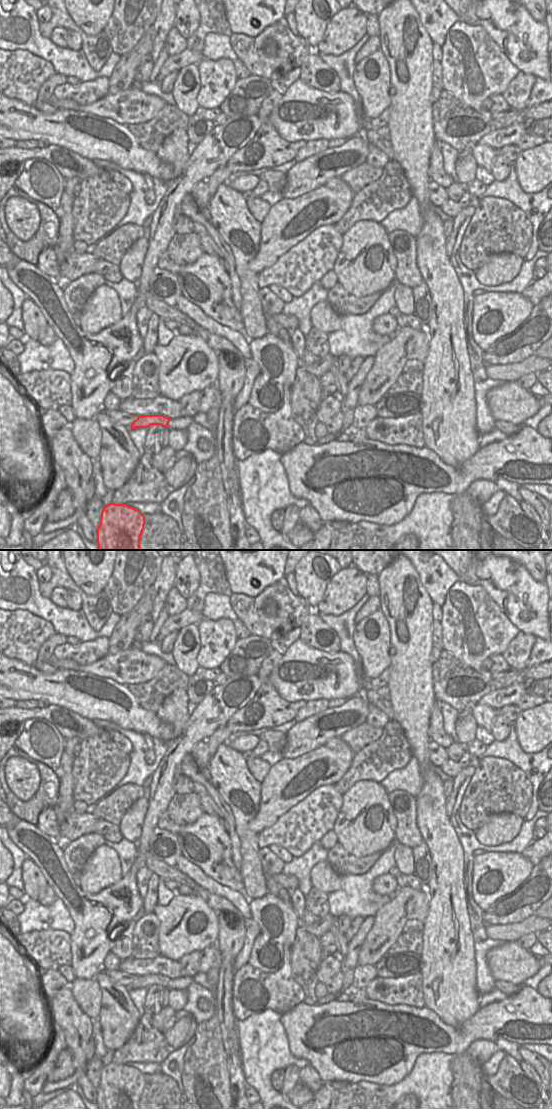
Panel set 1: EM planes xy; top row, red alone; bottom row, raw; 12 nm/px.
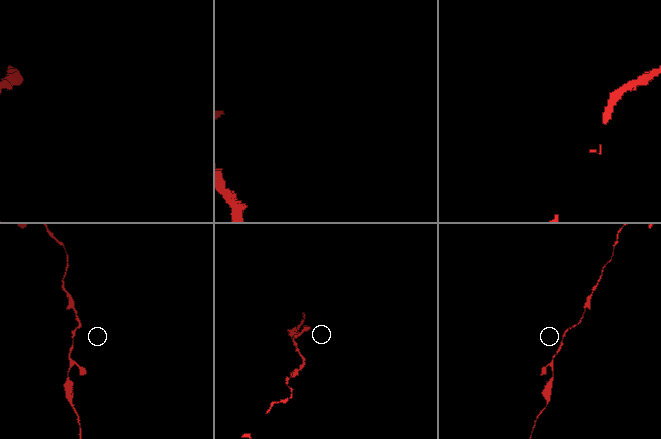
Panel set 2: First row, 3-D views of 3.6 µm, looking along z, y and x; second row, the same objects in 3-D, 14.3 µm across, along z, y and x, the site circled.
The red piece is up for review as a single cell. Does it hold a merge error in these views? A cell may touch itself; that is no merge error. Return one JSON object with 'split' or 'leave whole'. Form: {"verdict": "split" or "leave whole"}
{"verdict": "leave whole"}

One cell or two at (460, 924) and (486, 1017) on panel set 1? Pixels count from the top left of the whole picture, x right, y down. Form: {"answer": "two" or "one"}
{"answer": "two"}

